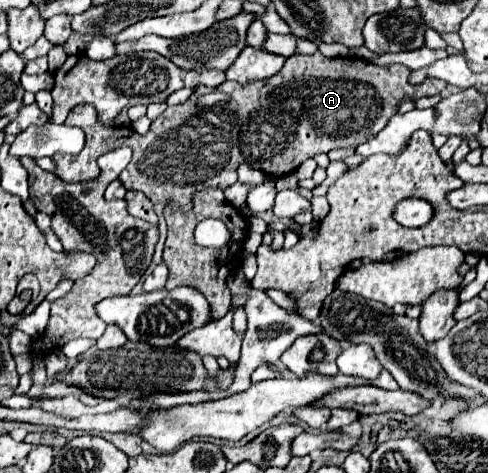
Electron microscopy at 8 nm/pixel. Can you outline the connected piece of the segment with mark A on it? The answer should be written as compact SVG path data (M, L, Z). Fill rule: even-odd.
M320 52L306 54L306 56L292 56L286 60L284 68L272 76L270 80L260 80L252 84L238 84L226 80L214 90L220 90L230 96L230 102L218 102L214 106L200 108L196 106L196 100L212 92L212 88L200 86L186 102L178 106L168 106L158 118L152 120L150 130L146 134L134 132L130 126L118 126L110 128L98 122L98 114L94 112L92 104L80 104L70 110L66 118L66 126L78 126L86 134L86 144L78 156L66 156L58 154L52 156L56 170L54 174L64 182L86 182L94 180L100 174L100 168L96 160L126 144L132 148L132 160L128 168L124 168L118 176L122 186L126 190L136 190L146 194L154 204L164 202L178 210L190 210L192 208L192 196L200 188L228 188L236 182L236 168L240 164L250 164L252 168L258 168L260 172L280 178L292 174L306 158L312 158L320 152L328 152L332 148L346 148L346 146L358 146L366 140L370 140L380 128L386 126L386 122L398 112L398 106L406 100L418 100L422 96L434 96L440 94L446 88L444 80L430 78L424 84L412 86L408 84L410 70L394 64L388 68L380 68L372 62L358 60L358 58L326 58Z

